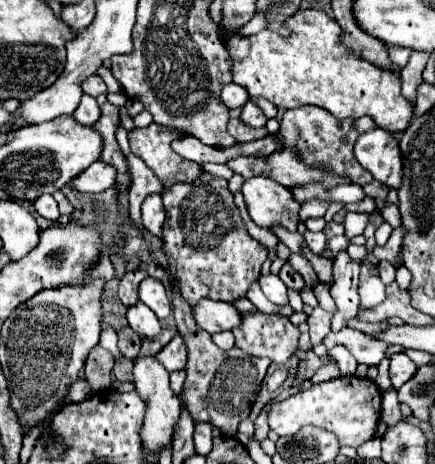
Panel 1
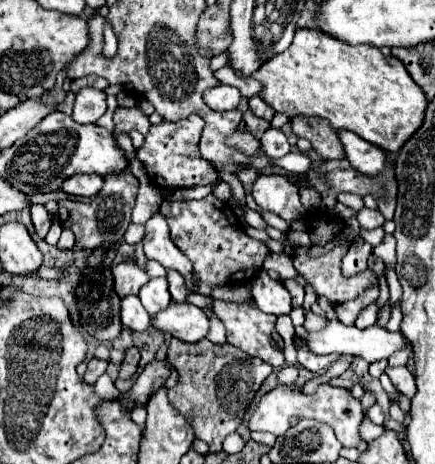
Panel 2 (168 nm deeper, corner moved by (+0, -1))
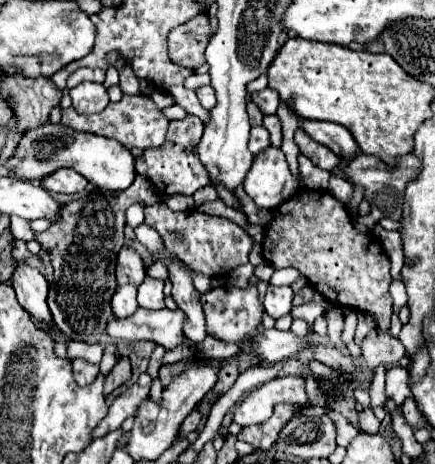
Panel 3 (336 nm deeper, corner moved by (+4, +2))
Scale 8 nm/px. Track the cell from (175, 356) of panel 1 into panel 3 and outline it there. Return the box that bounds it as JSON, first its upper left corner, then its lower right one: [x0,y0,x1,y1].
[93,373,151,437]

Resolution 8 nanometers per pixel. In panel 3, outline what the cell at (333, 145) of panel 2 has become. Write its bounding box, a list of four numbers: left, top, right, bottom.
[295,127,341,171]

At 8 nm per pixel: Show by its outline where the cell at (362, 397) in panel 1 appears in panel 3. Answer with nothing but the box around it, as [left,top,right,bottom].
[233,377,309,427]

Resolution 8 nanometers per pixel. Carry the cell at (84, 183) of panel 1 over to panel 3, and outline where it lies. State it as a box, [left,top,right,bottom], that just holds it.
[41,169,89,193]

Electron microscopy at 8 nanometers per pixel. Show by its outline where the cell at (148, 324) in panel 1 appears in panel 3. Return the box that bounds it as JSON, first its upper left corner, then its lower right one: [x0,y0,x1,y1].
[111,285,139,319]

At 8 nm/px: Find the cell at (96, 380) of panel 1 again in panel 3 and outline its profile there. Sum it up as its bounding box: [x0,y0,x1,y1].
[73,359,99,385]

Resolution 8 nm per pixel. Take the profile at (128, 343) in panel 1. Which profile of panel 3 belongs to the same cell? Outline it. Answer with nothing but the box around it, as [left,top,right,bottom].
[105,357,131,395]

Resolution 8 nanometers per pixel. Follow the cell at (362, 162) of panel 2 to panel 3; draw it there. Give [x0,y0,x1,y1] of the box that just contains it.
[301,121,359,157]

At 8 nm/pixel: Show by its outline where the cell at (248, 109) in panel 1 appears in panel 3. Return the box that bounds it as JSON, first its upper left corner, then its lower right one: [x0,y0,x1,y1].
[251,87,279,115]

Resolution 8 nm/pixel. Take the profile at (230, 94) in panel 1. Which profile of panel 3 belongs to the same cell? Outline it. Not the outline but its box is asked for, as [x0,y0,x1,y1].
[195,85,217,111]

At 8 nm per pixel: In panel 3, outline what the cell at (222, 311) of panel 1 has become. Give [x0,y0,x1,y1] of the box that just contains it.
[107,309,187,349]

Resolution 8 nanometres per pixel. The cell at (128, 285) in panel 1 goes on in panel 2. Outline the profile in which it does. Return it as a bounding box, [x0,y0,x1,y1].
[113,260,149,298]

